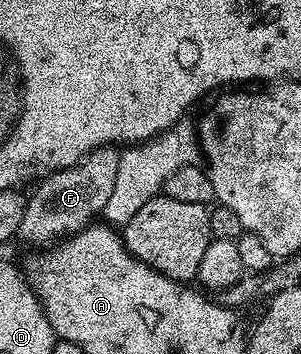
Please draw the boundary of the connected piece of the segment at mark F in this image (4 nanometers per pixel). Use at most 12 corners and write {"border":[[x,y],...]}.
{"border":[[119,150],[37,182],[17,231],[46,247],[105,210]]}

